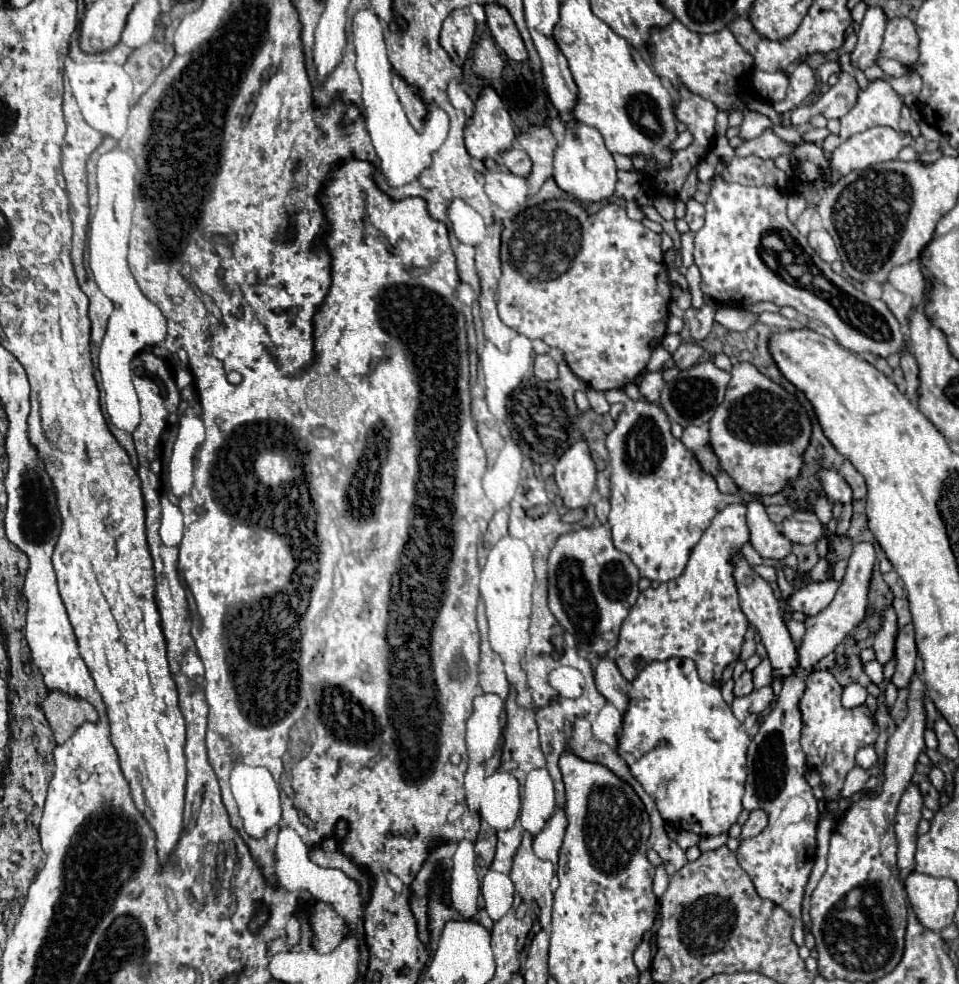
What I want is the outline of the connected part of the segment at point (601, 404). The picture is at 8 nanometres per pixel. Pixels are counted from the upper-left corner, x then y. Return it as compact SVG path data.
M589 387L585 393L587 393L589 403L591 403L591 409L593 409L595 413L607 413L607 411L609 411L609 403L607 403L603 391L595 391L595 389Z

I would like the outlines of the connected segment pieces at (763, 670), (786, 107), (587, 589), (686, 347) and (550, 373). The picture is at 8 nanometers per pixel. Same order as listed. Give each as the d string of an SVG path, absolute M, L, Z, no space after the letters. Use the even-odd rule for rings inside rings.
M763 657L763 661L753 669L753 683L755 687L765 687L771 685L773 675L771 675L771 663L767 657Z
M799 63L797 69L791 73L787 97L783 101L775 103L773 109L781 115L785 111L791 111L791 109L799 107L813 93L815 87L817 87L817 75L815 75L815 71L809 65Z
M607 525L561 535L549 553L549 609L559 625L575 637L581 653L605 657L615 647L619 627L639 597L637 581L637 567L629 555L615 549Z
M681 343L679 349L673 353L673 363L679 371L689 371L697 361L699 357L703 355L703 349L695 343Z
M537 355L535 357L535 377L541 381L555 381L559 377L557 363L549 355Z

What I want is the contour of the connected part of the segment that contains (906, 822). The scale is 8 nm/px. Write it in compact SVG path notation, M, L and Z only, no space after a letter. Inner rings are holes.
M911 783L901 797L897 817L895 817L895 833L897 833L897 867L899 877L905 879L915 869L915 851L917 851L917 823L921 821L923 799L919 789Z

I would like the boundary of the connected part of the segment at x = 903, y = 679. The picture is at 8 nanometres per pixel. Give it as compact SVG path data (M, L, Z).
M907 623L899 637L895 639L895 657L897 657L897 669L893 675L893 683L901 689L907 687L913 673L915 673L915 659L917 659L917 651L915 651L915 631L913 631L913 623Z

